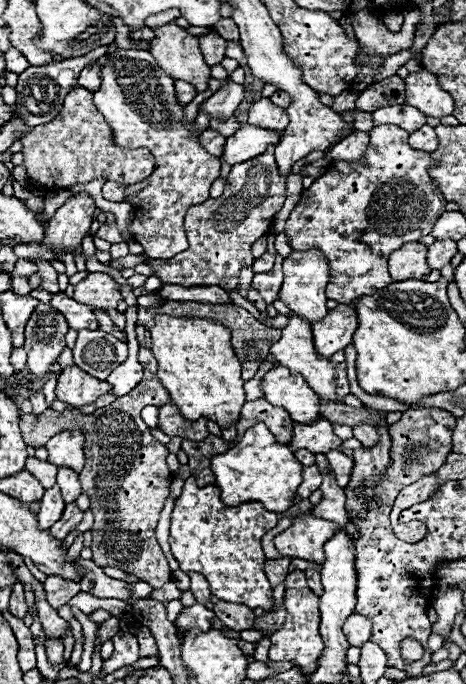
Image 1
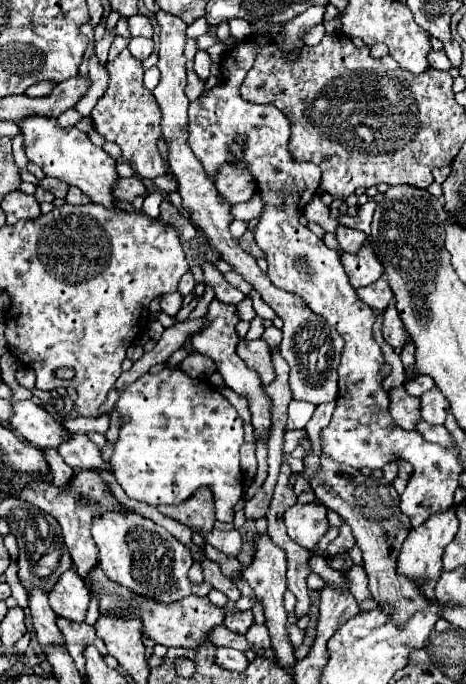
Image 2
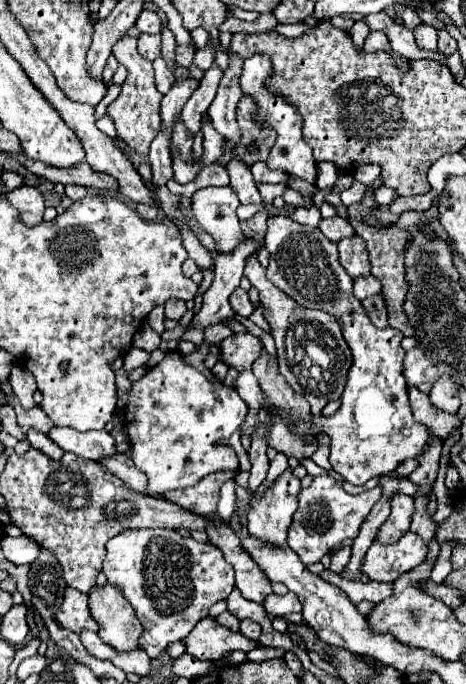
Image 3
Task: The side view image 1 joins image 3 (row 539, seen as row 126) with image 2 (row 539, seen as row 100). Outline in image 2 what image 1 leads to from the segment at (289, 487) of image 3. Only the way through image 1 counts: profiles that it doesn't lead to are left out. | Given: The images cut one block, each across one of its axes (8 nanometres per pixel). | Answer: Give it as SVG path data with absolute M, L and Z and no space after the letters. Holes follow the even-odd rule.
M258 534L258 540L256 540L256 554L254 554L254 560L252 564L246 568L244 572L244 578L248 580L250 588L256 592L256 596L262 600L264 604L264 610L266 610L266 626L270 630L270 638L272 638L272 648L280 660L282 666L292 666L296 664L296 658L292 654L292 644L288 640L288 634L286 634L286 610L284 610L284 604L282 604L282 596L286 592L286 552L282 548L278 548L268 534Z

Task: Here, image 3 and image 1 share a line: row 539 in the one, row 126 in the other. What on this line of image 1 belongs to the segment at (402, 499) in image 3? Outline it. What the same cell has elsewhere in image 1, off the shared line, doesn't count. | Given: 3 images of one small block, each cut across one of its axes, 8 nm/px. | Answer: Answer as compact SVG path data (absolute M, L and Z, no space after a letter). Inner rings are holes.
M382 124L370 132L370 148L364 164L332 164L324 176L316 178L316 182L302 192L284 230L294 250L308 252L316 248L326 256L330 266L330 282L326 286L328 298L340 304L350 304L356 296L372 294L392 282L392 276L388 274L388 256L404 244L418 242L422 236L430 234L436 216L446 210L444 194L430 178L430 168L434 166L436 160L430 152L414 150L408 144L408 132L404 128Z

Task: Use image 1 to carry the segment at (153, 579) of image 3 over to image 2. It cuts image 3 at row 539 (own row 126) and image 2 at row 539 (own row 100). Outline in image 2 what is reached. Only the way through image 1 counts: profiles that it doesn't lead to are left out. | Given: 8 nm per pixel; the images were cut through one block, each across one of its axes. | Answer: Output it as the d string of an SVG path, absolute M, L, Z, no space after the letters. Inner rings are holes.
M106 512L92 524L92 538L100 550L100 566L104 574L116 584L128 588L132 594L158 600L162 604L178 602L190 594L208 596L210 582L194 584L188 578L188 570L194 562L192 550L178 542L170 532L152 520L130 512L128 516L118 512Z

